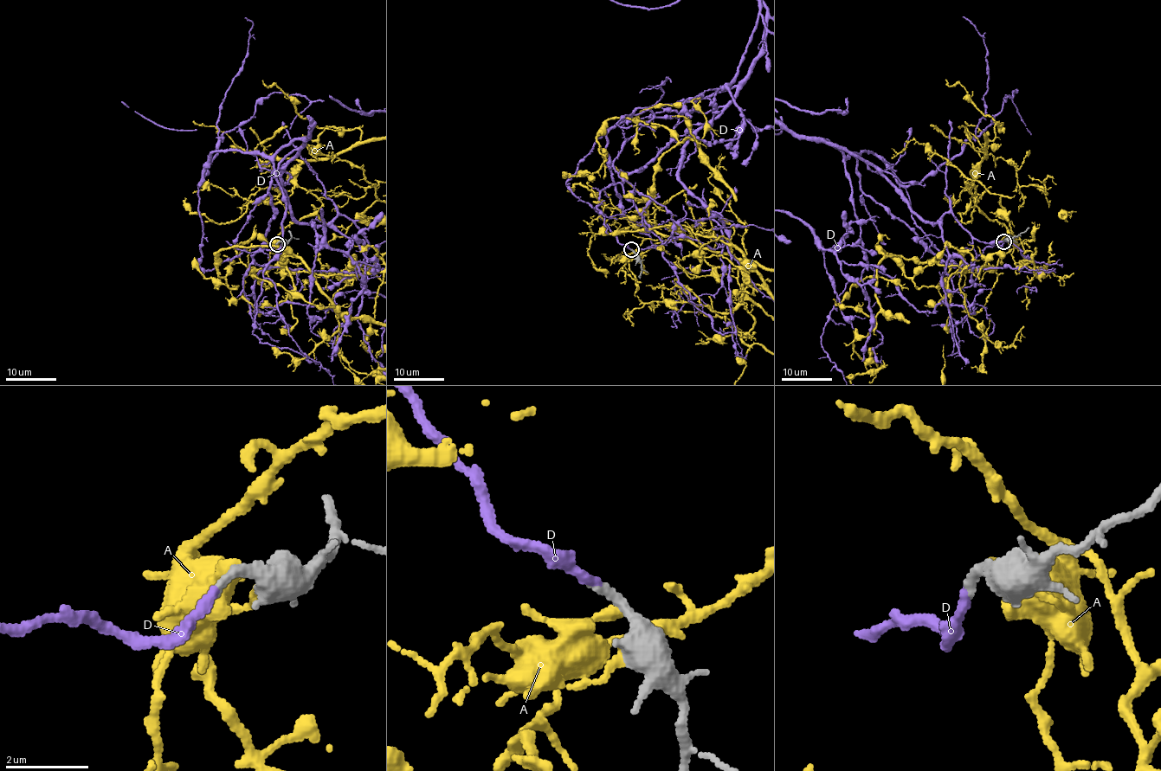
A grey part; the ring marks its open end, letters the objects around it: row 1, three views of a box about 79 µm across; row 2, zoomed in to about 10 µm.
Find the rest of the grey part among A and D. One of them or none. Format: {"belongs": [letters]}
{"belongs": ["D"]}

